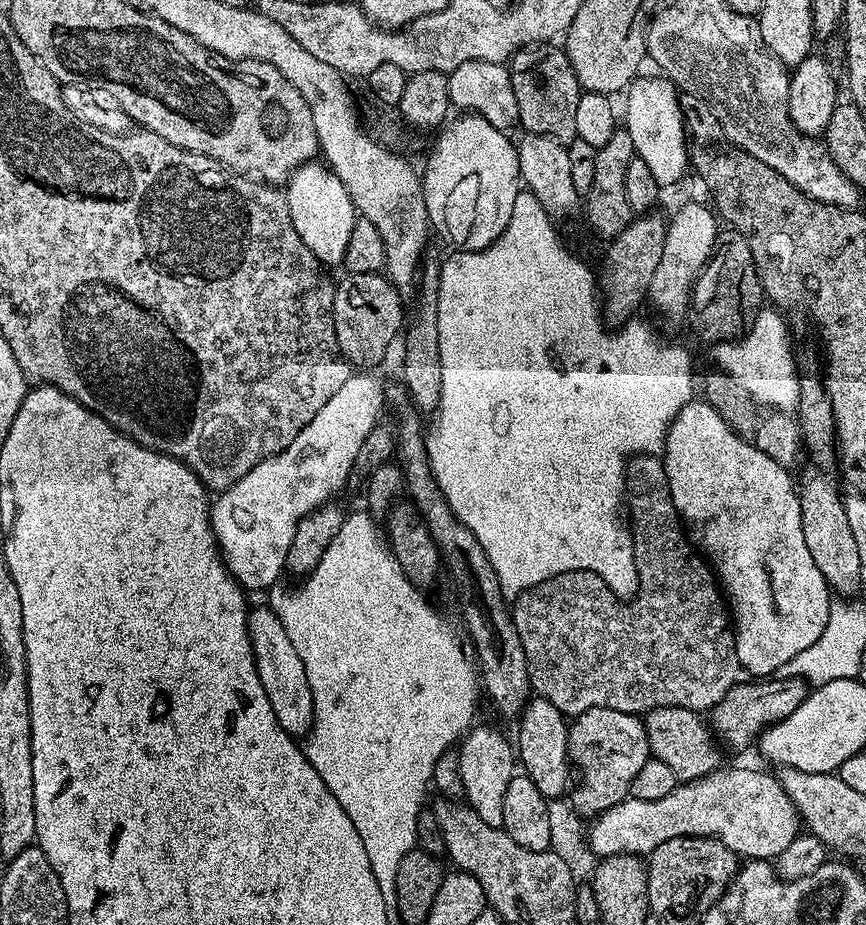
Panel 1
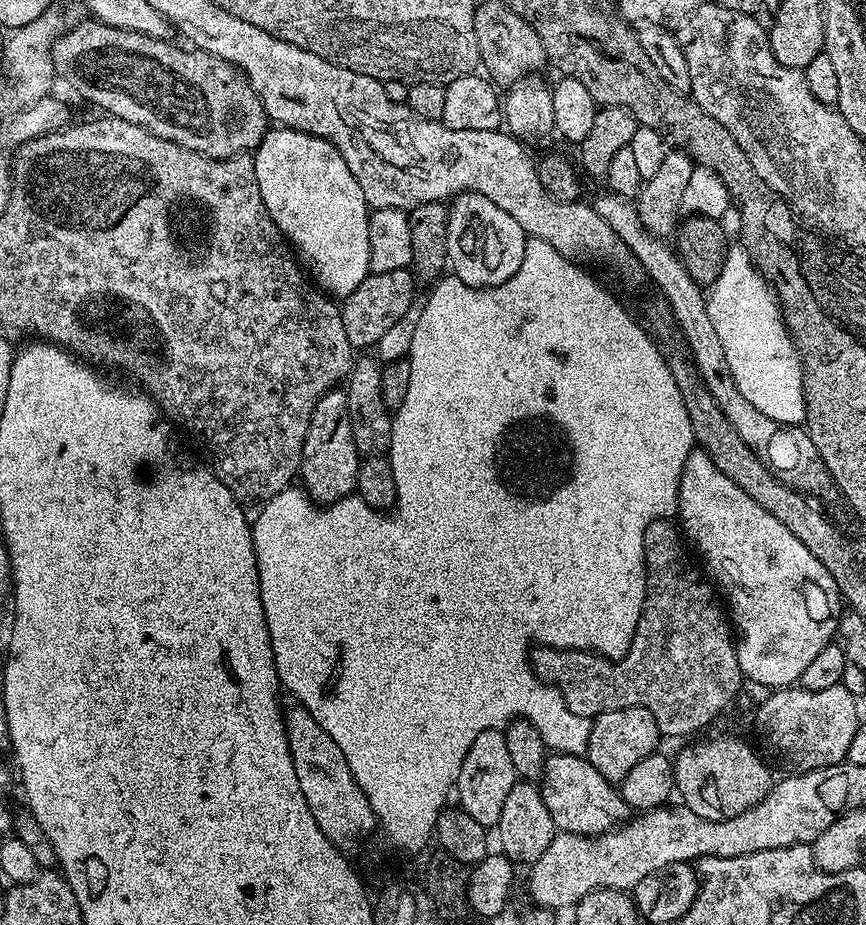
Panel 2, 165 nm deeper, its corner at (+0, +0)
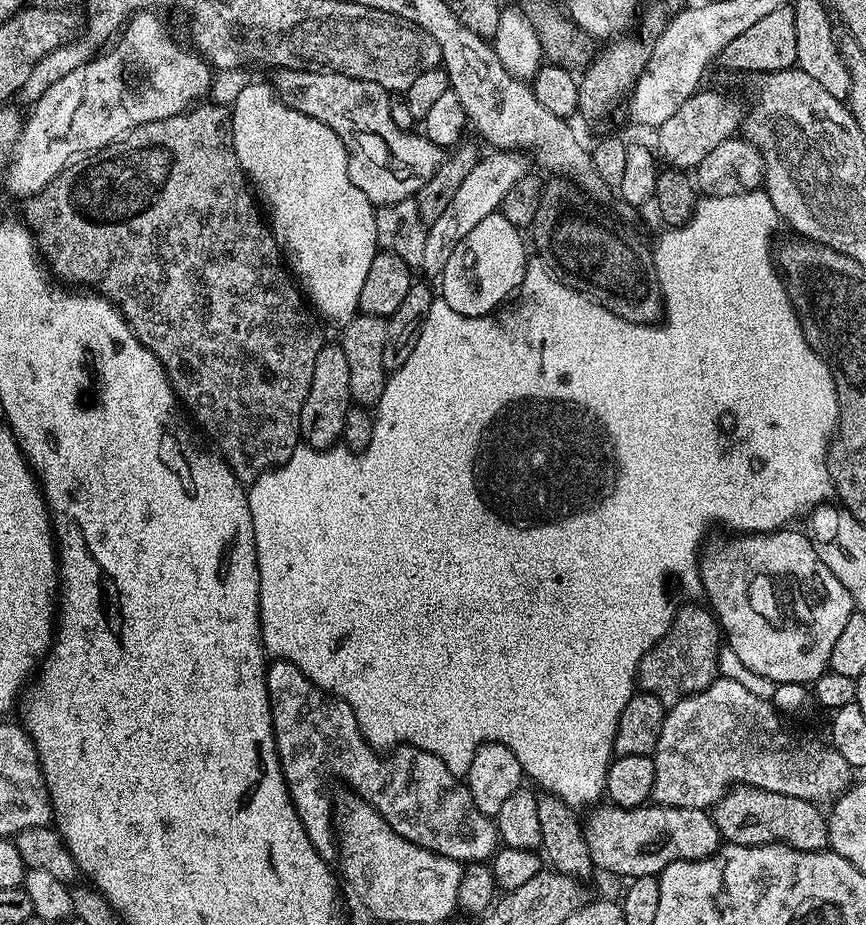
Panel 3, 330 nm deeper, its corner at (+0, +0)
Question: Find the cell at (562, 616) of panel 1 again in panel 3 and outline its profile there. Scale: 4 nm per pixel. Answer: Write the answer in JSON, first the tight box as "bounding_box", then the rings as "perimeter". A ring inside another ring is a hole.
{"bounding_box":[636,572,722,706],"perimeter":[[[676,572],[664,576],[664,596],[668,596],[668,608],[672,608],[672,612],[668,612],[668,624],[664,624],[664,632],[640,652],[636,679],[639,691],[654,694],[665,706],[671,706],[716,681],[722,647],[716,639],[721,639],[722,633],[715,615],[703,603],[695,601],[695,592]]]}

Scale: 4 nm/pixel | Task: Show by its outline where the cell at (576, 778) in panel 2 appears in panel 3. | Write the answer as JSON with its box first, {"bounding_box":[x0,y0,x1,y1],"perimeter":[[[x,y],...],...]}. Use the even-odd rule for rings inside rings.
{"bounding_box":[583,803,722,876],"perimeter":[[[605,803],[605,808],[596,806],[587,813],[583,821],[584,837],[590,846],[593,869],[613,872],[616,876],[656,876],[670,862],[679,860],[705,860],[722,847],[722,837],[711,815],[703,808],[661,808],[652,804],[642,808],[617,808],[615,804]]]}

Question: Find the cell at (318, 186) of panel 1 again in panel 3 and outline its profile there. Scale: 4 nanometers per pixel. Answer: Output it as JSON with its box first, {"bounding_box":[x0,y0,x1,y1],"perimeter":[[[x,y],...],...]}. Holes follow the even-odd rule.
{"bounding_box":[230,83,378,326],"perimeter":[[[271,83],[246,85],[237,94],[236,101],[231,101],[230,107],[238,162],[266,209],[272,237],[280,247],[291,275],[321,317],[324,315],[326,319],[333,320],[337,326],[349,324],[360,312],[362,286],[366,283],[366,273],[370,271],[370,262],[374,262],[378,249],[374,234],[376,208],[366,194],[350,182],[347,150],[330,126],[283,104]]]}

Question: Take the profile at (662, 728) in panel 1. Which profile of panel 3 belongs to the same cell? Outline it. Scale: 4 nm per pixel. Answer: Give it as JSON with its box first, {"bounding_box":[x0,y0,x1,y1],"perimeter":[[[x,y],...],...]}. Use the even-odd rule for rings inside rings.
{"bounding_box":[710,786,829,852],"perimeter":[[[737,786],[729,788],[728,793],[711,809],[710,815],[721,837],[729,844],[784,844],[803,852],[823,852],[829,847],[828,821],[825,813],[820,811],[809,800],[774,794],[770,790]]]}

